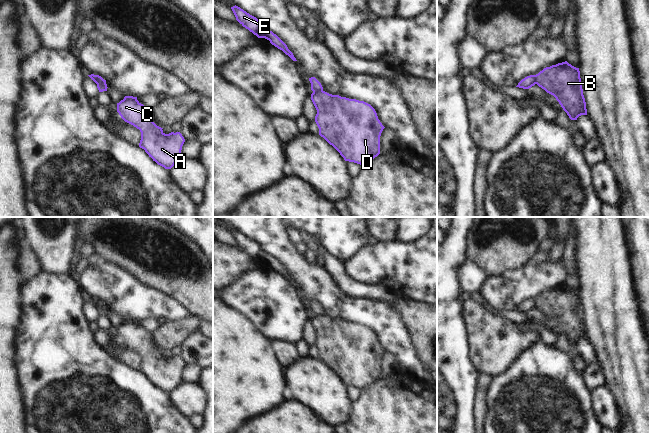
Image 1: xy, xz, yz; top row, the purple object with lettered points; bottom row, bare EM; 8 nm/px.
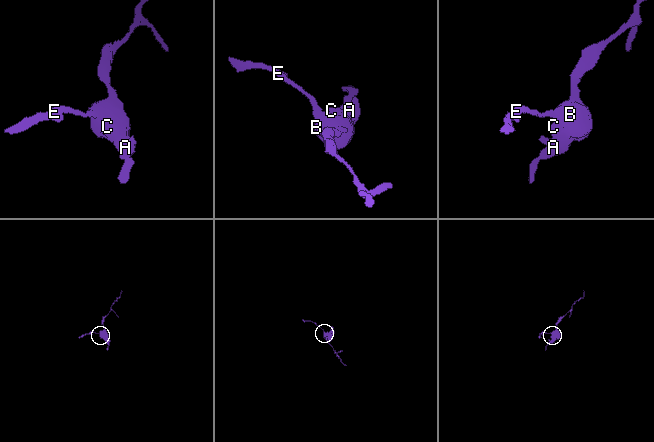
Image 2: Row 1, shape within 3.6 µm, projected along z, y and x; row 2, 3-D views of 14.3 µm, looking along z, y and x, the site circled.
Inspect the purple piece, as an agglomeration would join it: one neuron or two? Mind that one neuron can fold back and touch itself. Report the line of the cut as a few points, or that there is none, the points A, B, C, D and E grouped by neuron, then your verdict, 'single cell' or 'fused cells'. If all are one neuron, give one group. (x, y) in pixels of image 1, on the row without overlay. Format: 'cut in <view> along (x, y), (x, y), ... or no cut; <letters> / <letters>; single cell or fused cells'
cut in xy along (96, 306), (103, 306), (105, 308); A B C D / E; fused cells

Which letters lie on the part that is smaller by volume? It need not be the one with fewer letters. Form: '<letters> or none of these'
E

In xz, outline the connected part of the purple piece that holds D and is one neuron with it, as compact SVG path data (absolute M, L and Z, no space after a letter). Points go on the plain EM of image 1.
M313 316L319 359L332 369L345 385L368 387L380 378L380 360L385 352L375 333L364 325Z

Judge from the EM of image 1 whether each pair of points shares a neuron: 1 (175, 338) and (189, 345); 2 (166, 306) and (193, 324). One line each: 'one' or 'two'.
1: two
2: two

